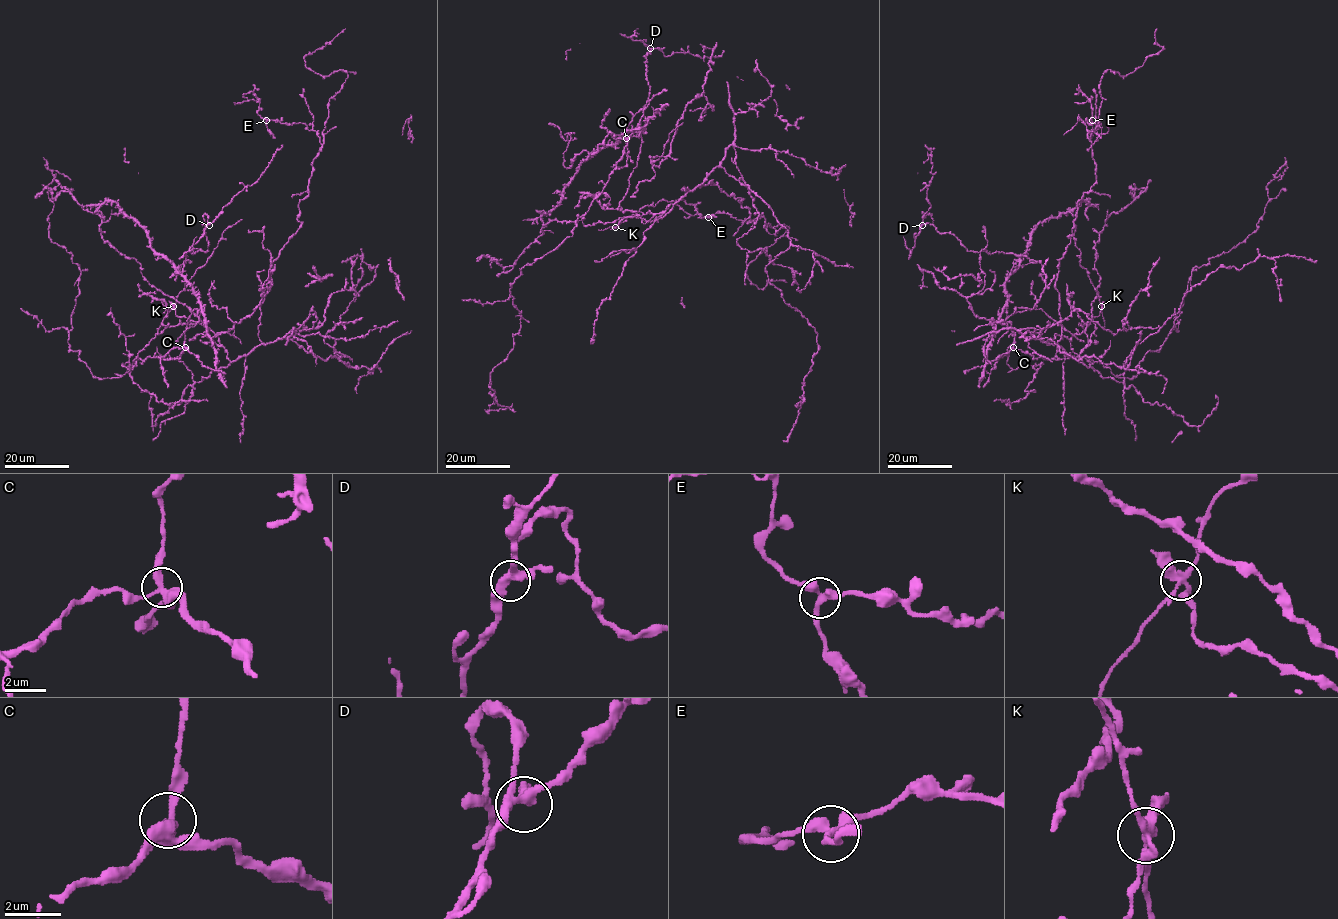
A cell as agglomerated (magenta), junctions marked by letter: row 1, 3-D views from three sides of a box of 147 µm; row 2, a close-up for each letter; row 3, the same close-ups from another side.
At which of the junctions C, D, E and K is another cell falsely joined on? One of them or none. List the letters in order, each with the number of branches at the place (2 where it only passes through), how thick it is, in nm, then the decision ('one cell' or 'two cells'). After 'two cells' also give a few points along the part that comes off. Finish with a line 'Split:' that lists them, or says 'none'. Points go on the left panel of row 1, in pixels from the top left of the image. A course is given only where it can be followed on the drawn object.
C: 4 branches meet; 360 nm thick; one cell
D: 4 branches meet; 320 nm thick; one cell
E: 3 branches meet; 300 nm thick; one cell
K: 4 branches meet; 300 nm thick; two cells; foreign part runs (173, 306), (177, 296), (217, 246), (221, 234), (242, 219)
Split: K

